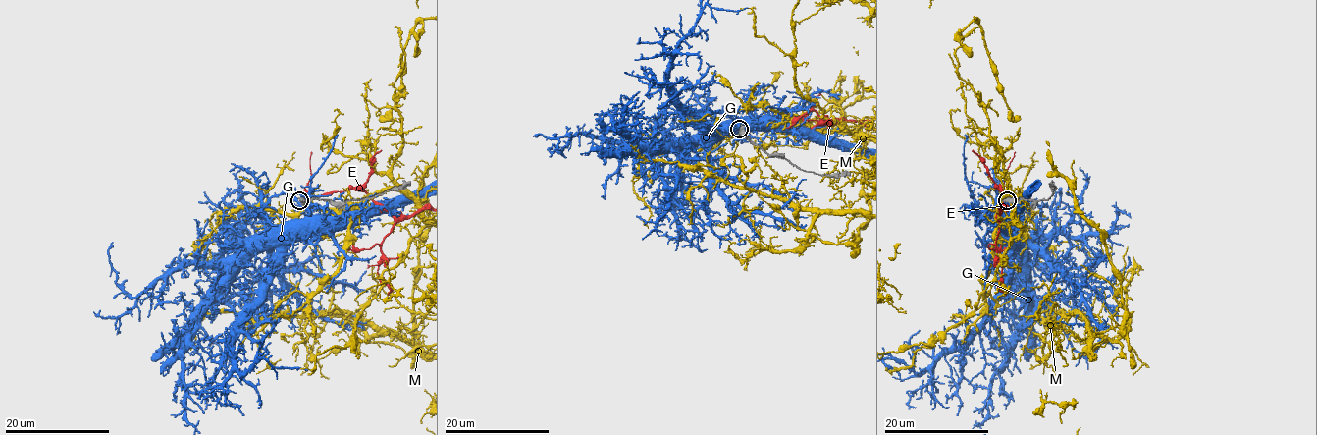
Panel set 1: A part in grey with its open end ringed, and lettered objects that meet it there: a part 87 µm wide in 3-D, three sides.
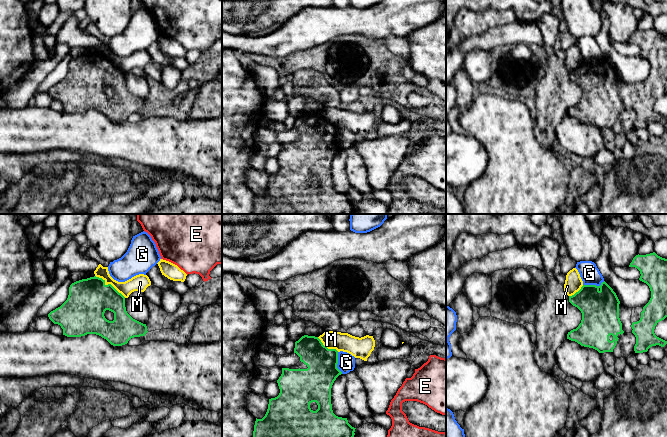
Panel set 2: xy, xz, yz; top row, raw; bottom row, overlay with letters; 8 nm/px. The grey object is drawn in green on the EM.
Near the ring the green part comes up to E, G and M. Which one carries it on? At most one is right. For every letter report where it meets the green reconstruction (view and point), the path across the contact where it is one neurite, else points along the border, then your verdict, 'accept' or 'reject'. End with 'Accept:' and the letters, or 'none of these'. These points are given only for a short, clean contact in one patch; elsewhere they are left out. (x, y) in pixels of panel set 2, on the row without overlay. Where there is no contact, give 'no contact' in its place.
E: no contact | reject
G: yz (593, 61) | along yz (604, 57), (599, 61), (583, 61) | reject
M: xy (110, 60) | along xy (95, 51), (100, 53), (106, 60), (111, 60), (125, 73) | reject
Accept: none of these

